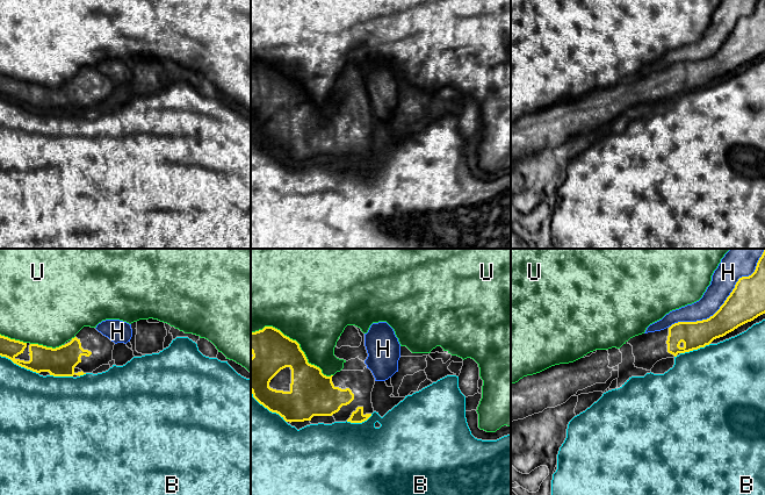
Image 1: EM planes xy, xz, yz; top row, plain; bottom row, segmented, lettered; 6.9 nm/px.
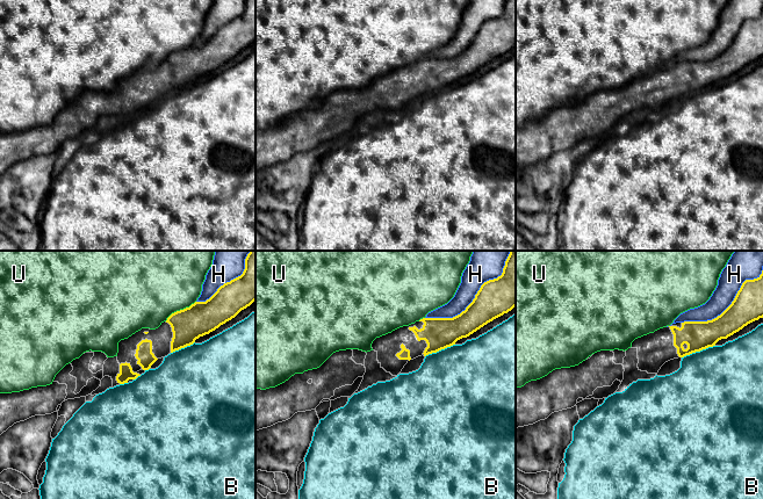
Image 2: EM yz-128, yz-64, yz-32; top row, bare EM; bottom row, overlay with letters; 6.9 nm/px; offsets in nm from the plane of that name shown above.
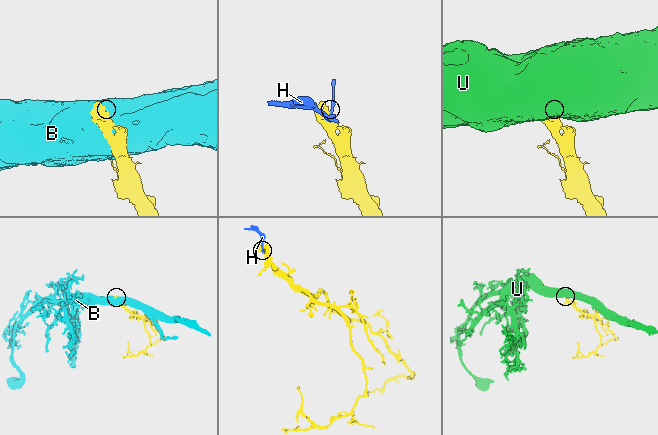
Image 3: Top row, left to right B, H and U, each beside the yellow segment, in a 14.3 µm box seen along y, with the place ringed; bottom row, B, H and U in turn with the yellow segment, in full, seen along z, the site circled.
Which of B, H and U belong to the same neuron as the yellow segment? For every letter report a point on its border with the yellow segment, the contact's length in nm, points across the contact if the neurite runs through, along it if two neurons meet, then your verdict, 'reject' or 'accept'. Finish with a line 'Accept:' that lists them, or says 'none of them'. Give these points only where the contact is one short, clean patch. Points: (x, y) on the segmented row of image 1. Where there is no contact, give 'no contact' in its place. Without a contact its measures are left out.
B: xy (19, 365) | 300 nm | reject
H: yz (726, 300) | 850 nm | reject
U: xz (296, 342) | 650 nm | reject
Accept: none of them

